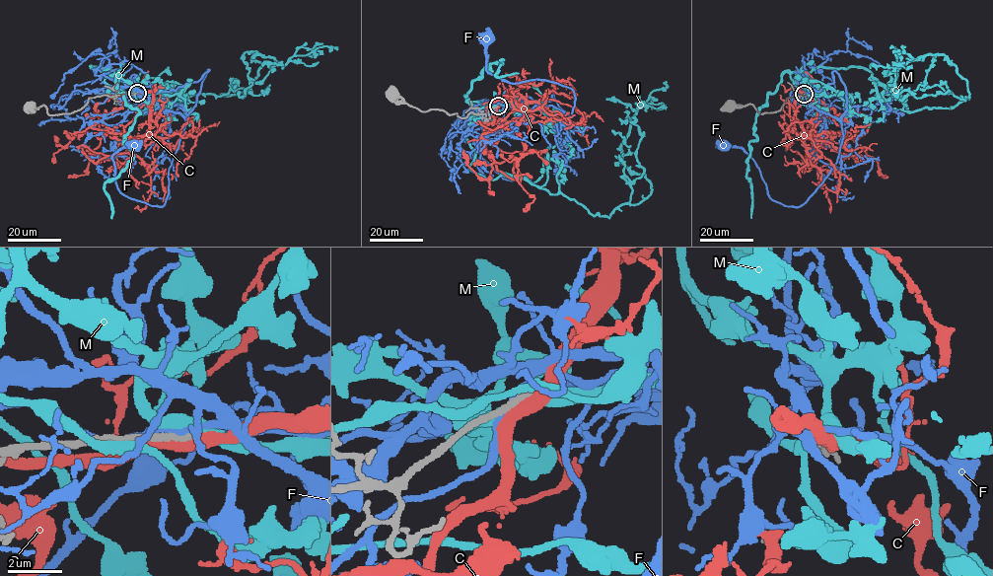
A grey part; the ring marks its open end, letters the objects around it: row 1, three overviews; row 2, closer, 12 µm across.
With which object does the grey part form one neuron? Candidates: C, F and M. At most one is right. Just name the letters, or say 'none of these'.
C

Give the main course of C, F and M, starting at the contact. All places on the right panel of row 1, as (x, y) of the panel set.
C: (804, 94), (813, 96), (814, 106), (828, 111), (835, 123), (866, 154), (843, 158), (868, 149)
F: (804, 93), (808, 104), (841, 122), (843, 138), (836, 164), (799, 206), (772, 200), (750, 156), (726, 145)
M: (804, 93), (791, 73), (862, 67), (909, 112), (969, 99), (943, 55), (897, 67), (896, 50), (905, 58)

